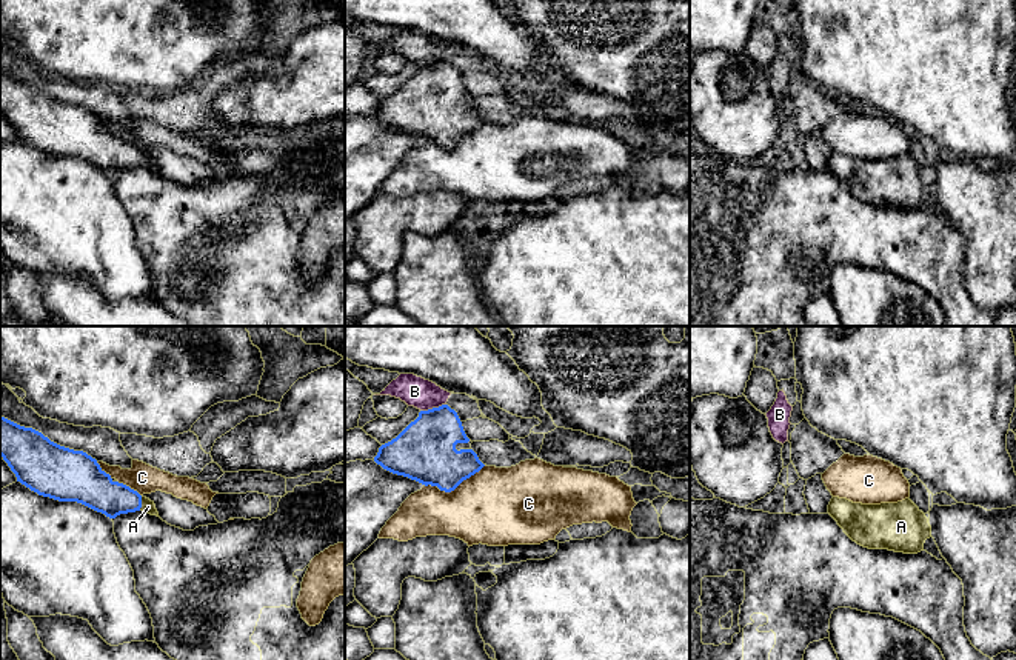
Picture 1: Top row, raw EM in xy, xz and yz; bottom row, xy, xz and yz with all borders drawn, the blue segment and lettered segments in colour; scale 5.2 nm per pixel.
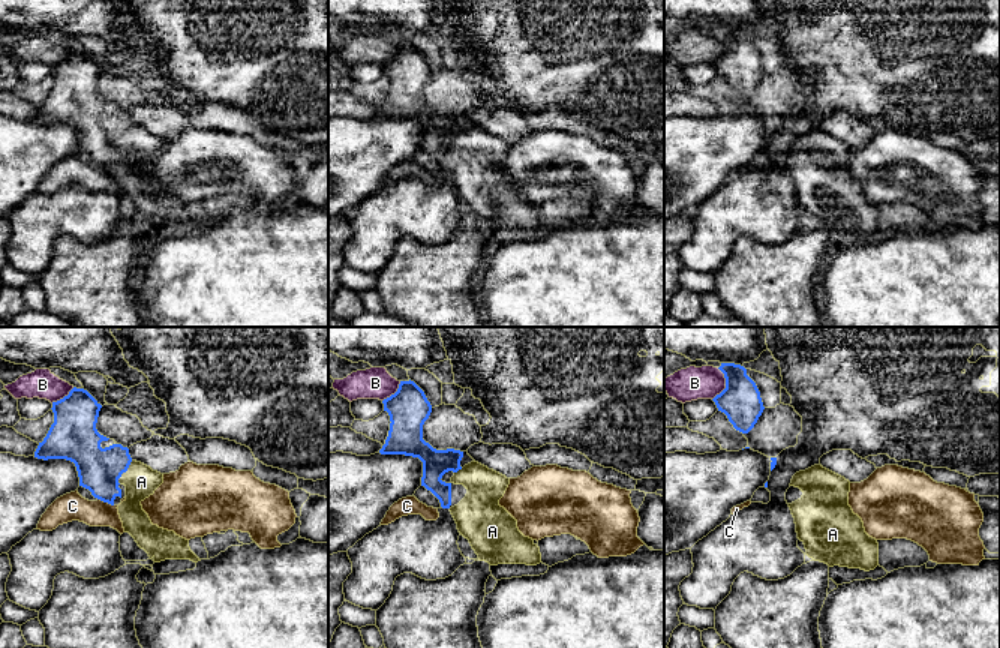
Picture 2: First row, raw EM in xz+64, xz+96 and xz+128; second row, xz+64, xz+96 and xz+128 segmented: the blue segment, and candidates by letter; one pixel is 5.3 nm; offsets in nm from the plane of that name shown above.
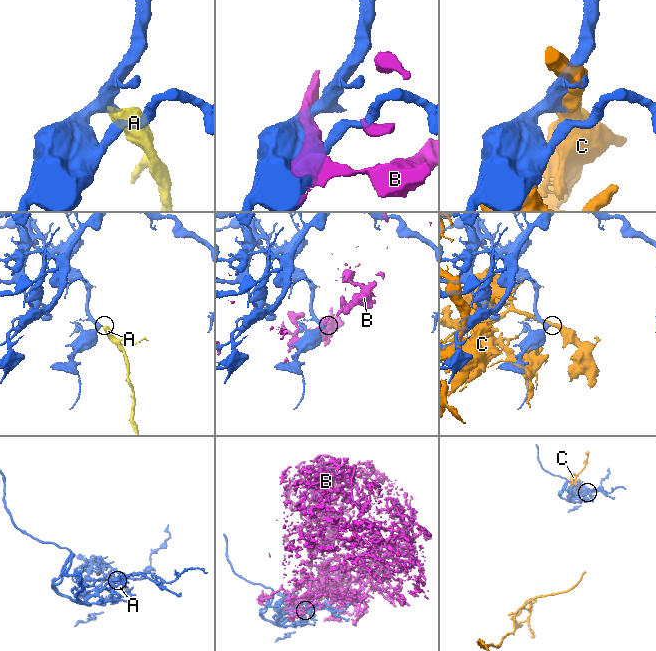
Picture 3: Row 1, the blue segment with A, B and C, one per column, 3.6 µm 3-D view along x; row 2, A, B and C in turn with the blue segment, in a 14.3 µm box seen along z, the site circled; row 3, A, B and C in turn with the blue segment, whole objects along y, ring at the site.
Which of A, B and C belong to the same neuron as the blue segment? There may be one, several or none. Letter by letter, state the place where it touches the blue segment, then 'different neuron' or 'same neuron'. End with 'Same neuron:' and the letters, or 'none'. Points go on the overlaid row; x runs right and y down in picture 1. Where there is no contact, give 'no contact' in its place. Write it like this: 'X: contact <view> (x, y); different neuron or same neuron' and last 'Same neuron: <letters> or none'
A: contact xy (140, 503); same neuron
B: contact xz (433, 408); different neuron
C: contact xz (454, 488); different neuron
Same neuron: A

